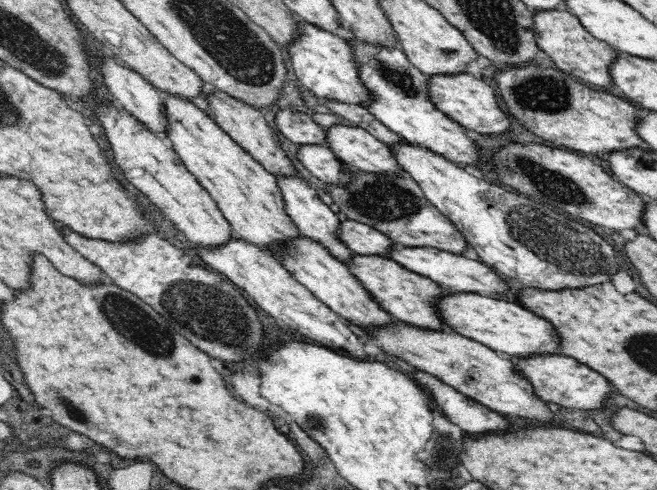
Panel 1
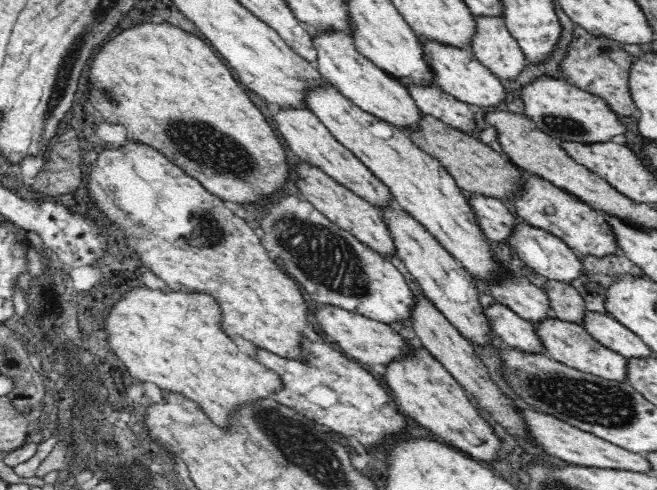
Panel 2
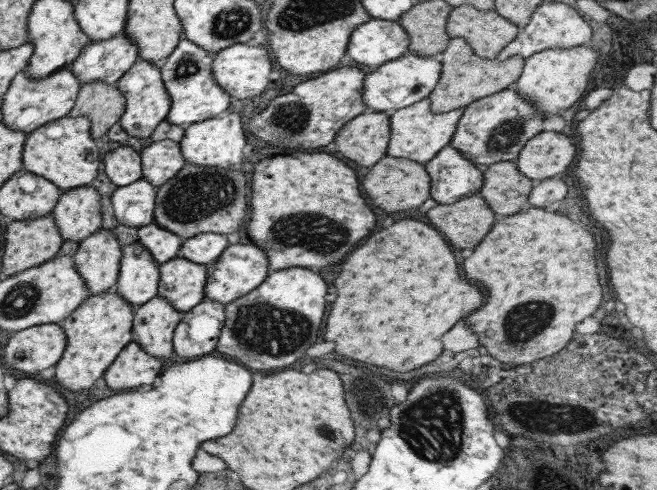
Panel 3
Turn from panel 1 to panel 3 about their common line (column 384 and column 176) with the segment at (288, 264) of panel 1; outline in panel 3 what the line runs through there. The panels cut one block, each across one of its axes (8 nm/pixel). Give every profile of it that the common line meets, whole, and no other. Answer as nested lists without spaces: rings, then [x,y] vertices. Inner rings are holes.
[[[154,296],[141,306],[134,308],[132,320],[132,341],[136,342],[143,352],[160,360],[175,359],[172,350],[172,332],[175,325],[181,320],[182,313],[172,308],[169,300]]]

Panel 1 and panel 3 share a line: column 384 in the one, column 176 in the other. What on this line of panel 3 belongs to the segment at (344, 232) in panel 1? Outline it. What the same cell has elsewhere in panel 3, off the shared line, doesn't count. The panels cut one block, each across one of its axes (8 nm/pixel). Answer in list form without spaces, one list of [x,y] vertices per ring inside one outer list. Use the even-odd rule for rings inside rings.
[[[153,222],[140,227],[136,234],[137,240],[159,265],[177,256],[177,251],[182,243],[181,237],[157,227]]]

